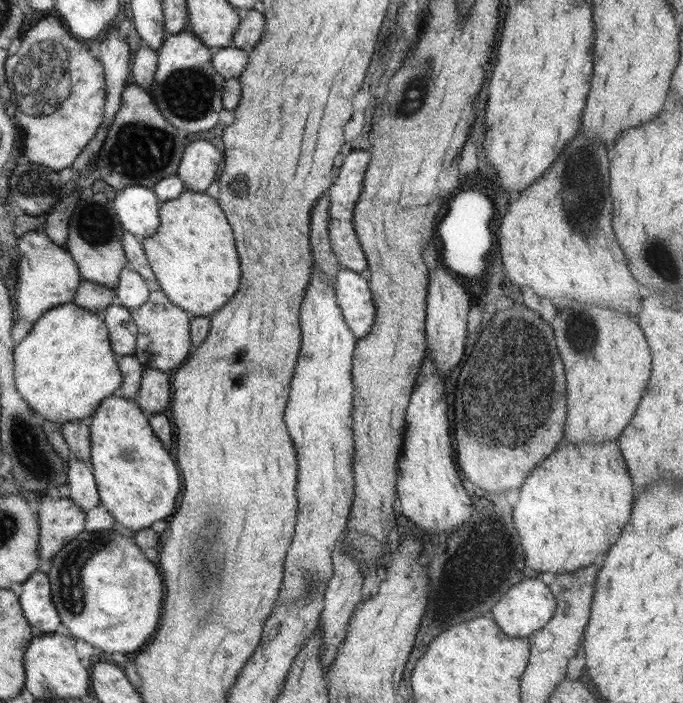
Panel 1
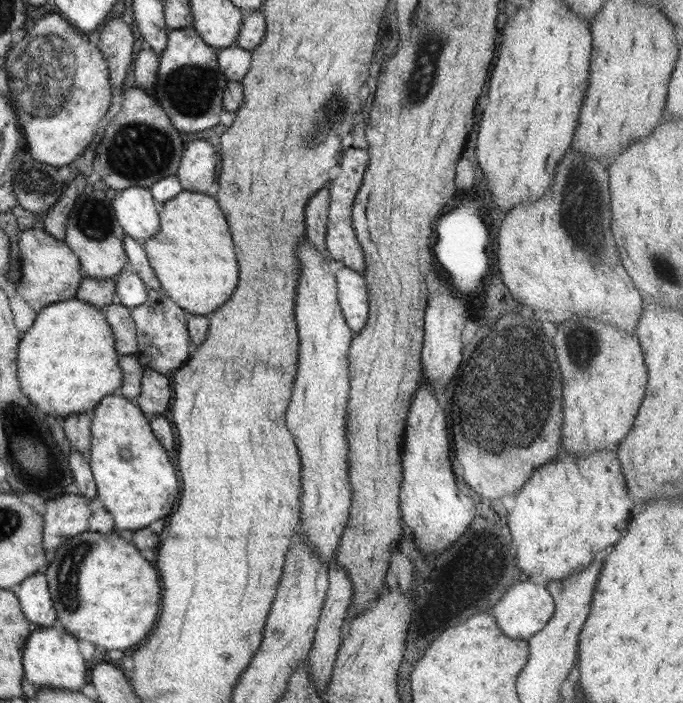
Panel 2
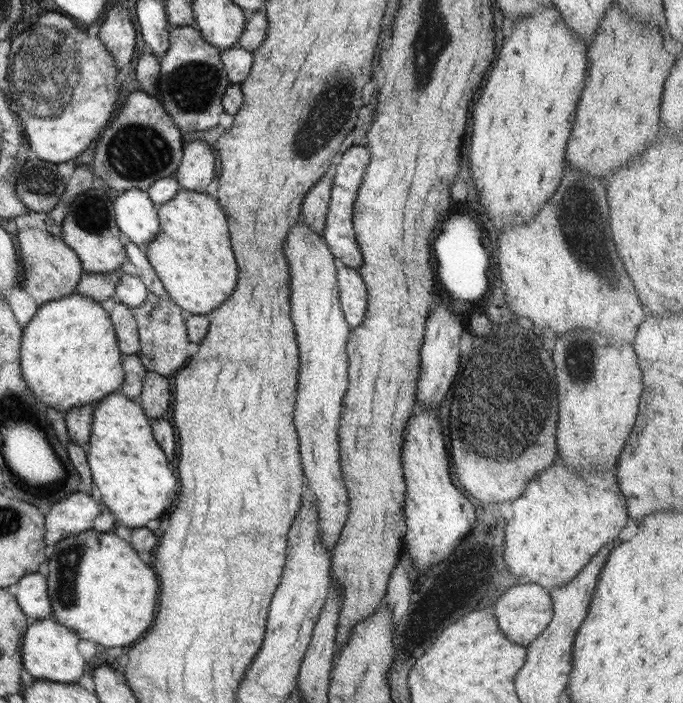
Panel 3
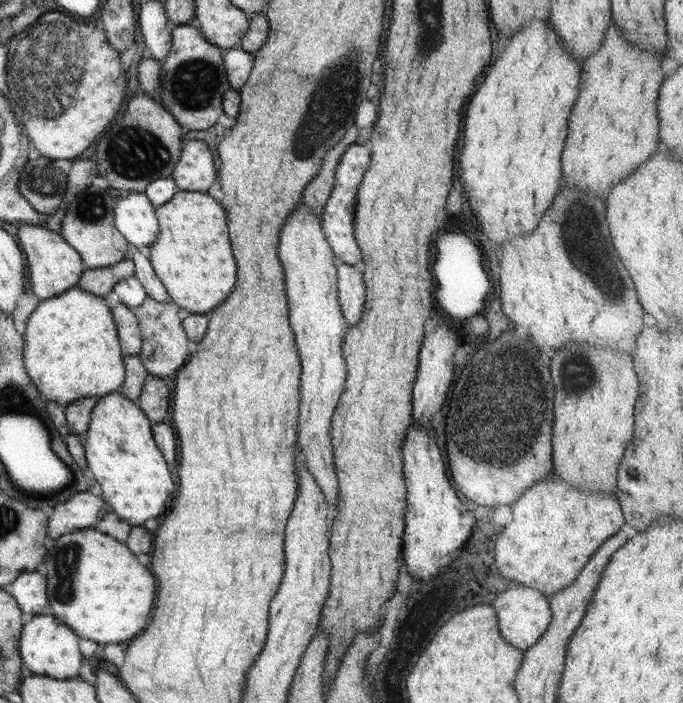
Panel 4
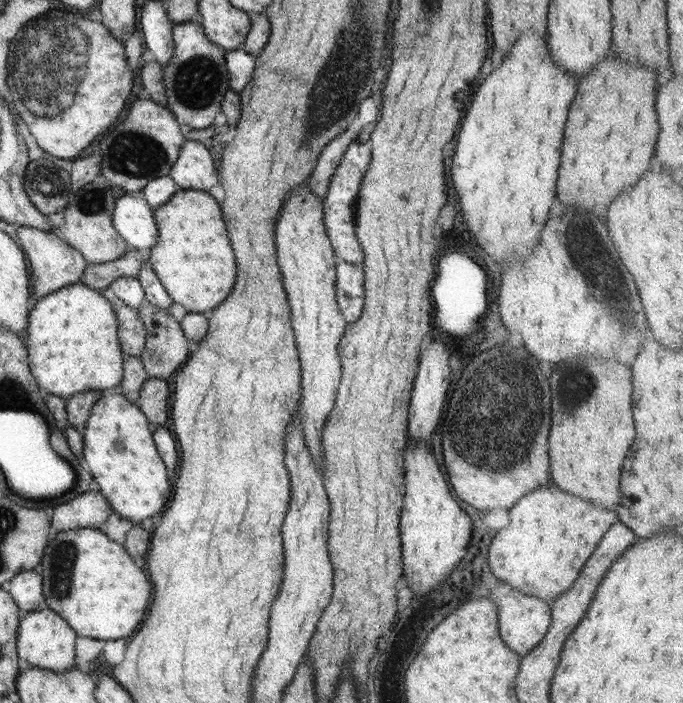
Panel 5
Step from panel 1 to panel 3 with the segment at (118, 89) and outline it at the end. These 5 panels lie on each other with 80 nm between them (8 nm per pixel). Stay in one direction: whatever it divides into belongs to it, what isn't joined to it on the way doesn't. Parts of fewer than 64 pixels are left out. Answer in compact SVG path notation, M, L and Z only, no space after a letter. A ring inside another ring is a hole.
M116 2L108 8L98 36L112 53L118 68L128 64L136 49L136 28L130 20L130 13L124 8L124 2Z

